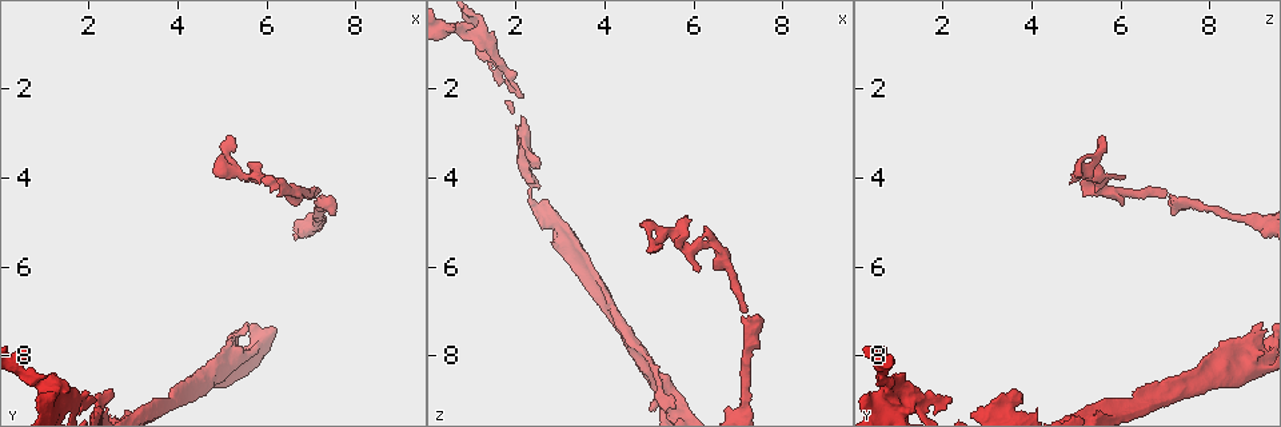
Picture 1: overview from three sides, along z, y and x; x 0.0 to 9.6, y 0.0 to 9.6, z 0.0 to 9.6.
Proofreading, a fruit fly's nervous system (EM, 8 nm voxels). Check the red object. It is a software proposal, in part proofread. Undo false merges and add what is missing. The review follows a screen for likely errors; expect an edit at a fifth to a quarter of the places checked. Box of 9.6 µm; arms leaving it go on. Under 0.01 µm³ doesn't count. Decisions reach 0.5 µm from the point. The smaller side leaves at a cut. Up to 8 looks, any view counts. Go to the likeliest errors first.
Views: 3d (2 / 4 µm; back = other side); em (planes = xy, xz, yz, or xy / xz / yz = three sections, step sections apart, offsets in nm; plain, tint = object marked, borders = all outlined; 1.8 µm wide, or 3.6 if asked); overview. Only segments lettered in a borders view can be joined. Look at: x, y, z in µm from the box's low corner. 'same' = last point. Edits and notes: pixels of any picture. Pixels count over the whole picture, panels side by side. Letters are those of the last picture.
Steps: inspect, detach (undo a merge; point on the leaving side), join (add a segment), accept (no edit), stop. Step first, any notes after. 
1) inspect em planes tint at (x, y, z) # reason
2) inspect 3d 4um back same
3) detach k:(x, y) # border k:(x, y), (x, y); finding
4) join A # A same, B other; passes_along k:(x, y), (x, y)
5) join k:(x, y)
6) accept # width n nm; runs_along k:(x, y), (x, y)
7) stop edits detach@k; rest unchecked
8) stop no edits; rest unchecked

inspect 3d 2um at (7.10, 4.45, 7.10) # an open end

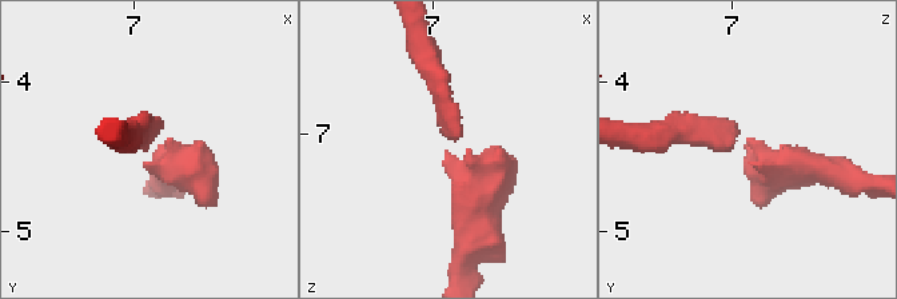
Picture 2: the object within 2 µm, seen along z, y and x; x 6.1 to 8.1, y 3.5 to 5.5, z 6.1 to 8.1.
inspect em xy step 16 borders at (7.08, 4.44, 7.04) # shape alone is not enough

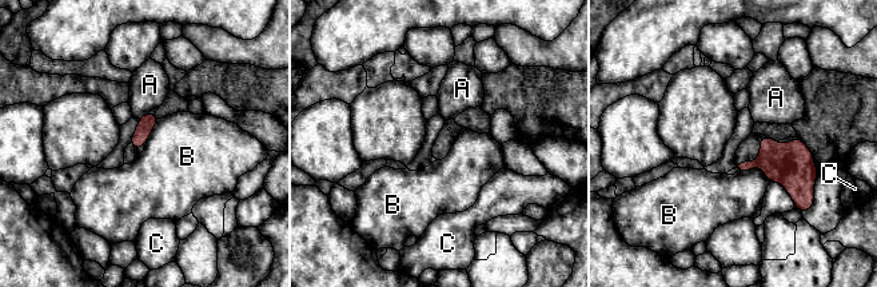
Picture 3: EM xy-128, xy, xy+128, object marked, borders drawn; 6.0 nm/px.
inspect em planes borders same # cut it another way

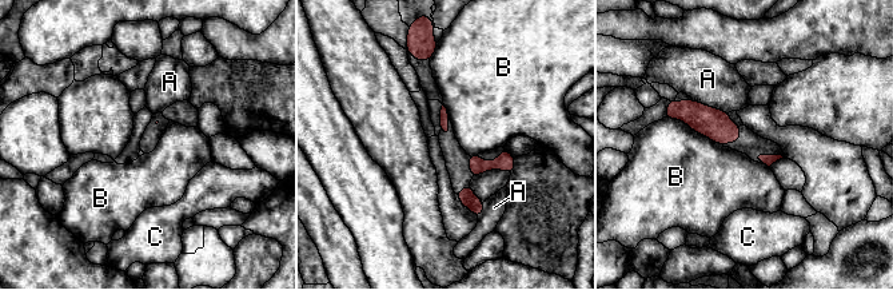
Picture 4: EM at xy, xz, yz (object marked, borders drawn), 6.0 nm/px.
accept # longest_contact B 400 nm; A other, B other, C other; border 4:(664, 118), (680, 118), (722, 146); no lettered segment goes on from it

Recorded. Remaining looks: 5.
inspect 3d 2um at (2.55, 8.80, 3.60) # branch stops here

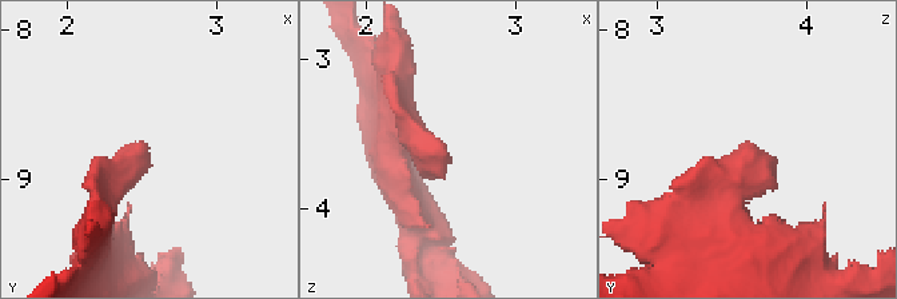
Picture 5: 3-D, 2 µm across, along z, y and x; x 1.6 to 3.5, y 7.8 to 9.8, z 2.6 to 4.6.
inspect em xz step 8 borders at (2.52, 8.76, 3.64) # shape alone is not enough

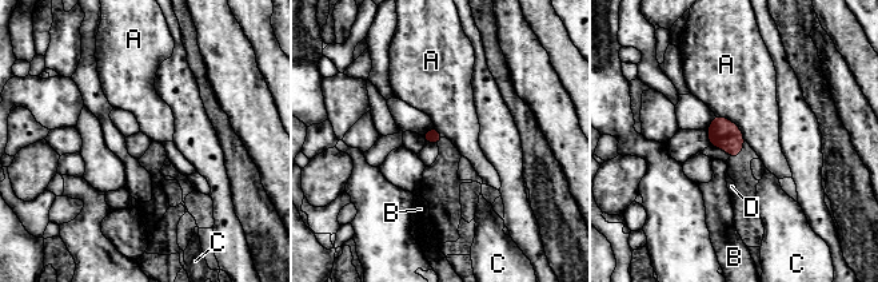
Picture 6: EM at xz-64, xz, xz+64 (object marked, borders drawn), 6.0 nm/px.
inspect em planes borders same

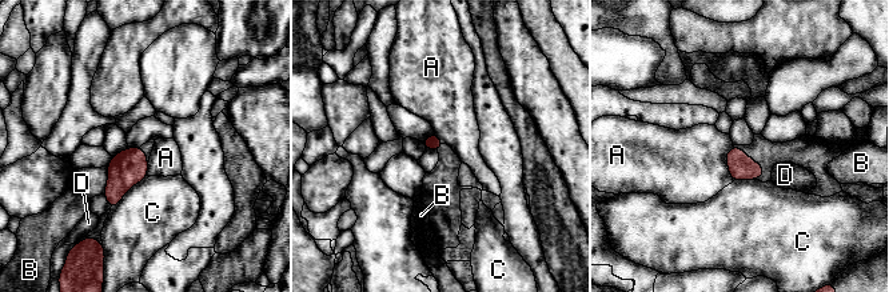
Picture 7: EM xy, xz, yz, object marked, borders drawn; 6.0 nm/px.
accept # A other, B other, C other, D other; no lettered segment goes on from it

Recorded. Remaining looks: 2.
inspect em planes tint at (1.20, 9.05, 0.85) # abrupt turn

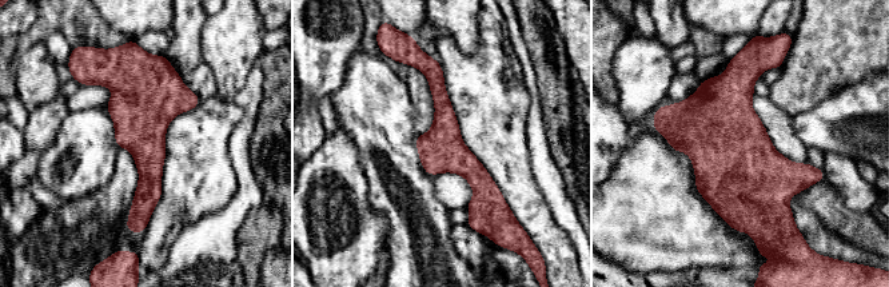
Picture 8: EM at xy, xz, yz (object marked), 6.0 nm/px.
inspect em planes borders same # see the neighbours

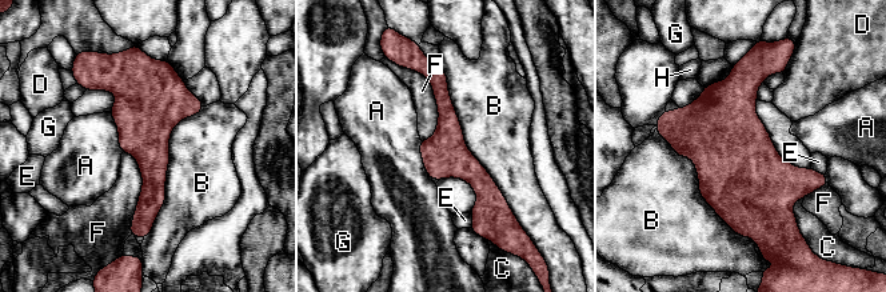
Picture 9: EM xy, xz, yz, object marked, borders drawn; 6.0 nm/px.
accept # A other, B other, C other, D other, E other, F other, G other, H other; border 9:(400, 66), (431, 86), (428, 140); continuous, no second cell

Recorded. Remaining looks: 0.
stop no edits; rest unchecked

